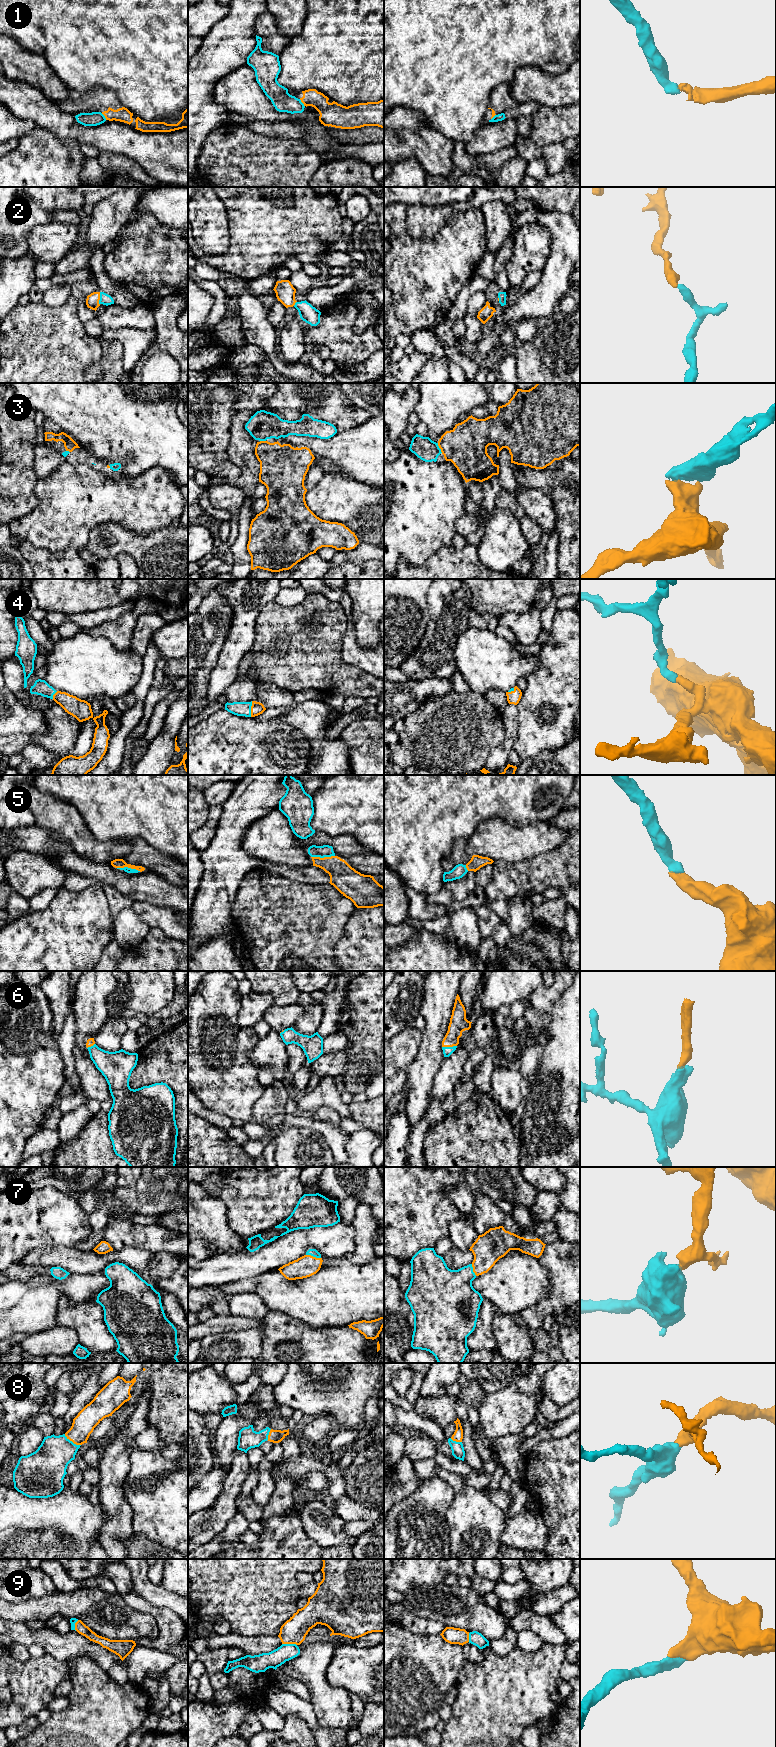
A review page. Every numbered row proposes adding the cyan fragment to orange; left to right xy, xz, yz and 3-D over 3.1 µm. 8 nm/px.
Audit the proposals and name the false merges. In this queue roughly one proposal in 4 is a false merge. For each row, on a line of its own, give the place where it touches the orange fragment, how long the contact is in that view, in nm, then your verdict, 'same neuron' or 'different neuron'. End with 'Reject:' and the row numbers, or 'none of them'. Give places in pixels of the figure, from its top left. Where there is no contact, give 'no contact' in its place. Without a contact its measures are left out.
1: xz (302, 102) | 80 nm | different neuron
2: xy (99, 298) | 100 nm | same neuron
3: yz (439, 447) | 90 nm | same neuron
4: xz (251, 709) | 130 nm | same neuron
5: xz (322, 858) | 190 nm | same neuron
6: yz (449, 1046) | 120 nm | same neuron
7: xz (312, 1256) | 120 nm | same neuron
8: xy (72, 1441) | 160 nm | same neuron
9: xz (289, 1643) | 120 nm | same neuron
Reject: 1

